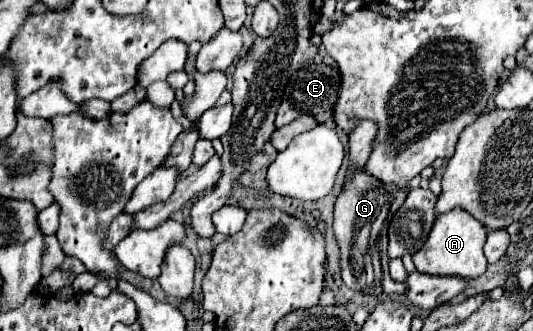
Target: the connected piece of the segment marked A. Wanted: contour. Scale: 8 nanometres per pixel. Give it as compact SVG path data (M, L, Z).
M462 209L448 211L446 215L436 217L434 227L432 227L424 247L414 255L416 271L426 273L426 275L462 277L468 281L476 279L488 267L484 251L482 251L484 241L486 241L486 229L482 227L482 223L474 223L474 219L470 219L470 215L466 215L466 211L462 211Z

